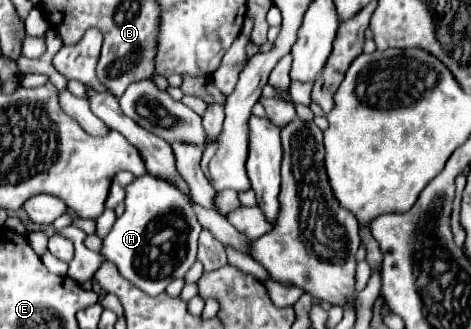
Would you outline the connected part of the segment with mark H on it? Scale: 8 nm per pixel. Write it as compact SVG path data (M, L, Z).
M145 174L135 178L127 188L125 212L115 220L111 232L103 238L101 256L113 262L119 274L133 282L139 290L149 296L157 296L165 292L169 282L183 278L193 266L199 232L201 224L193 218L193 210L189 210L189 202L181 198L181 192L173 190L169 182L161 182L159 178Z

